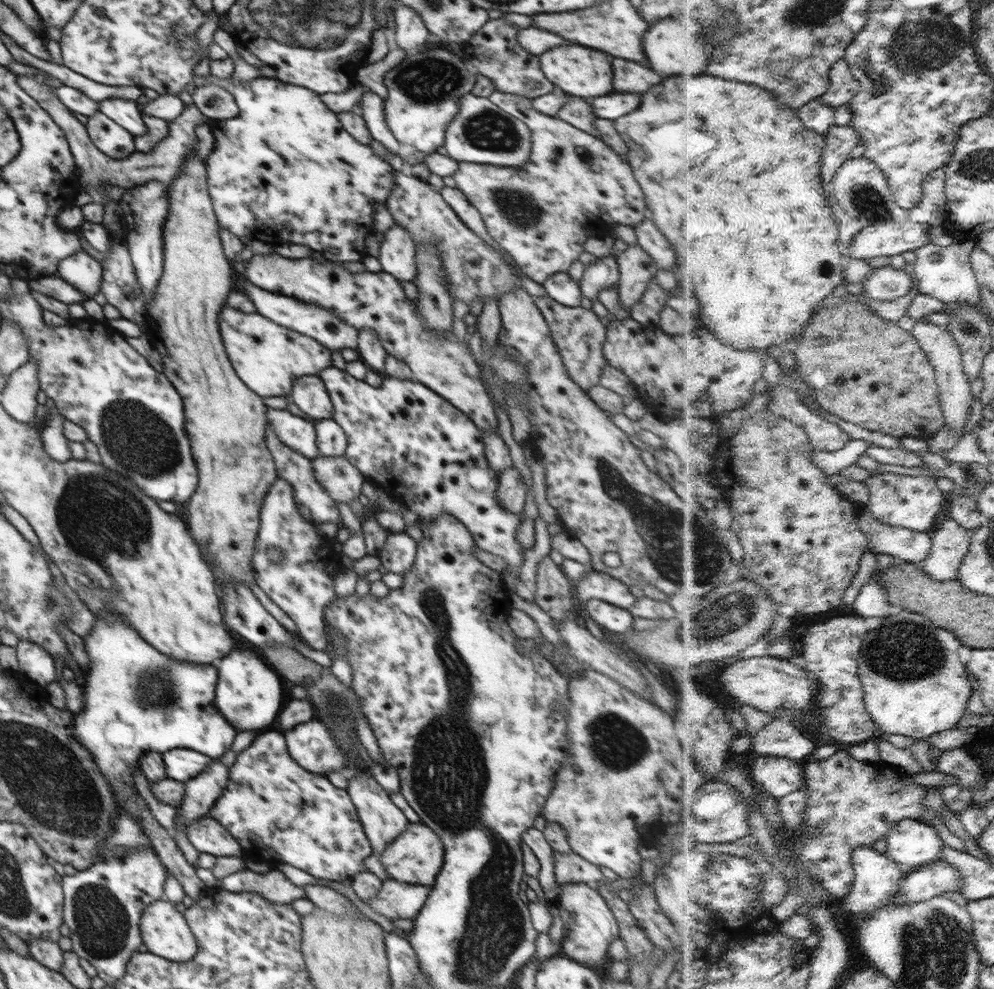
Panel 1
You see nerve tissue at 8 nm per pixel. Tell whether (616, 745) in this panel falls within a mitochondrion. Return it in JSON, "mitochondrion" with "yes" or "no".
{"mitochondrion":"yes"}

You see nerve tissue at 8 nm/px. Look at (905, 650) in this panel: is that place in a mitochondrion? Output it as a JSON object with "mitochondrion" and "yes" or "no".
{"mitochondrion":"yes"}

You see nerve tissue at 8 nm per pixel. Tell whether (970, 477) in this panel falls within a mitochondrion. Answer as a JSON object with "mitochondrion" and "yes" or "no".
{"mitochondrion":"yes"}

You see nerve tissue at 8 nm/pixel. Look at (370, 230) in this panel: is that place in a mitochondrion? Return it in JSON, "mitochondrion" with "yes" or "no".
{"mitochondrion":"no"}

